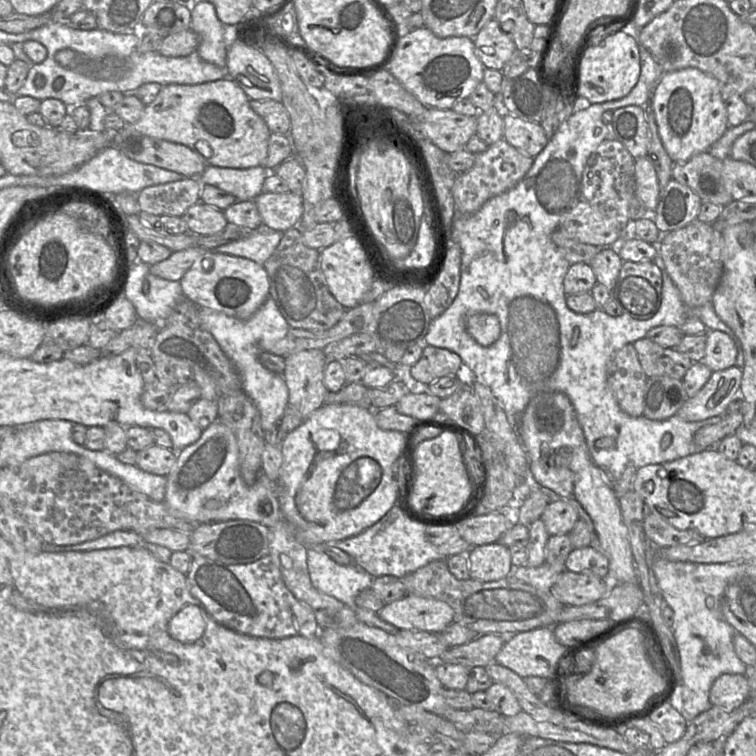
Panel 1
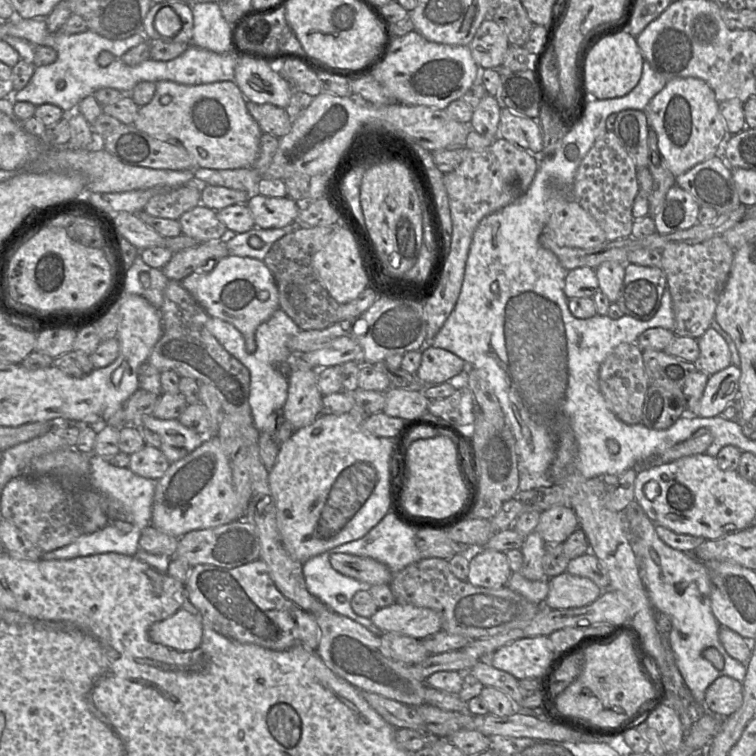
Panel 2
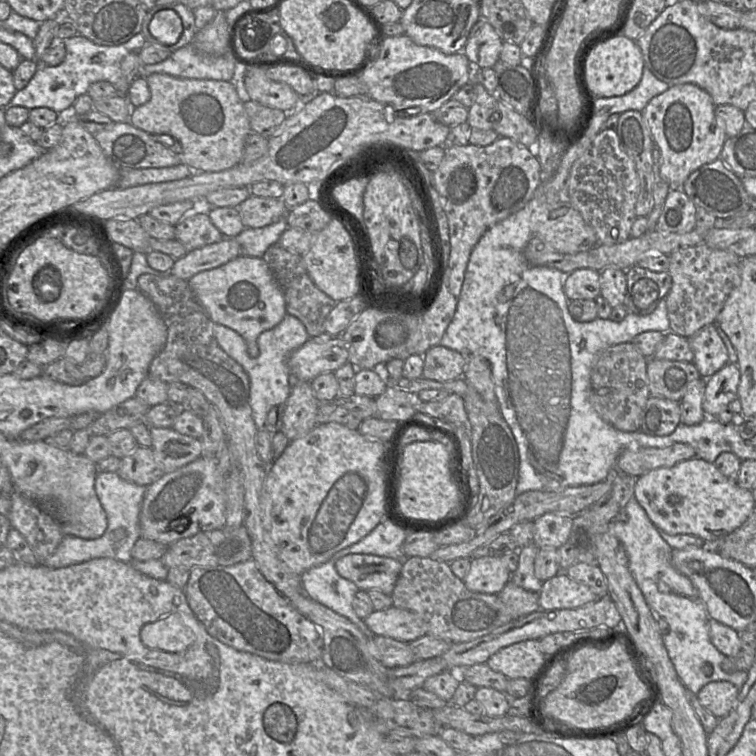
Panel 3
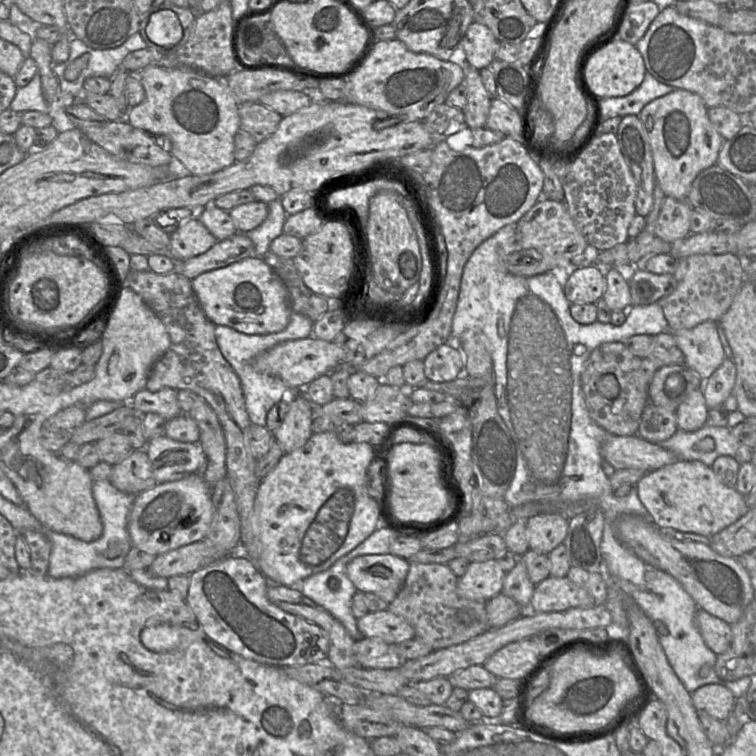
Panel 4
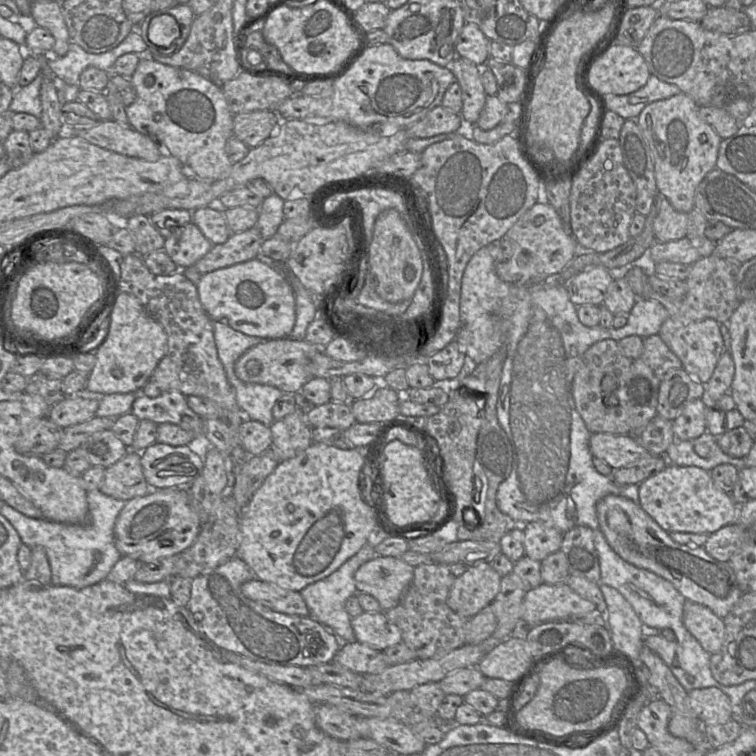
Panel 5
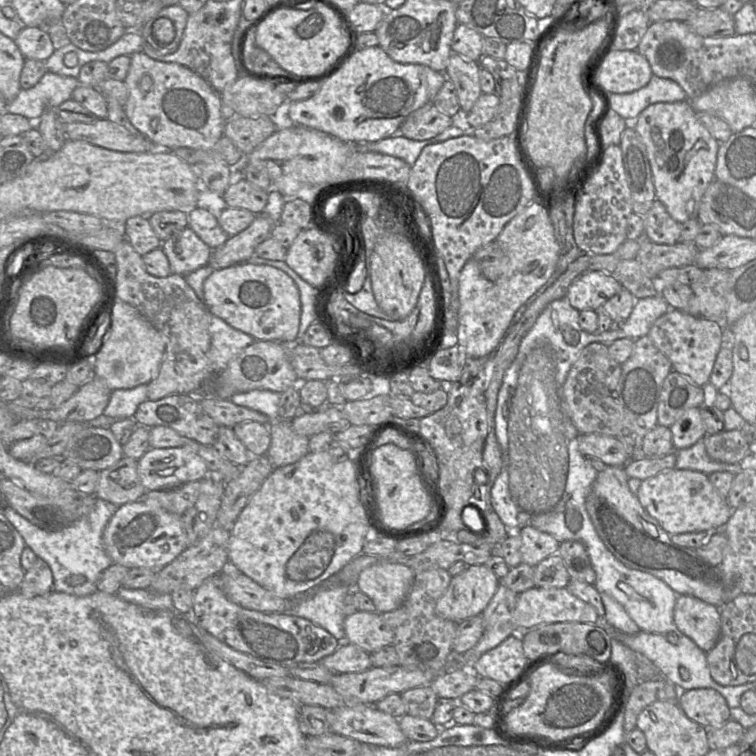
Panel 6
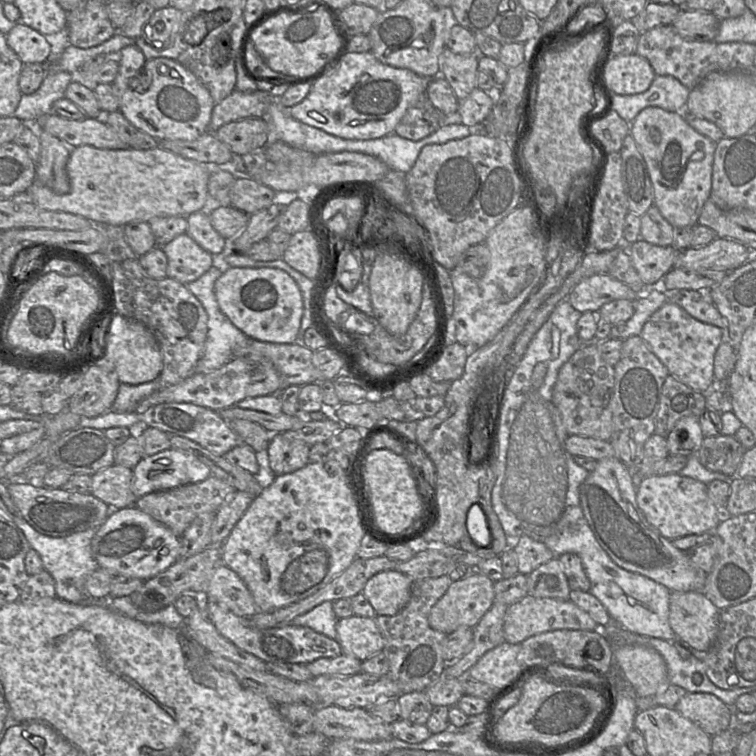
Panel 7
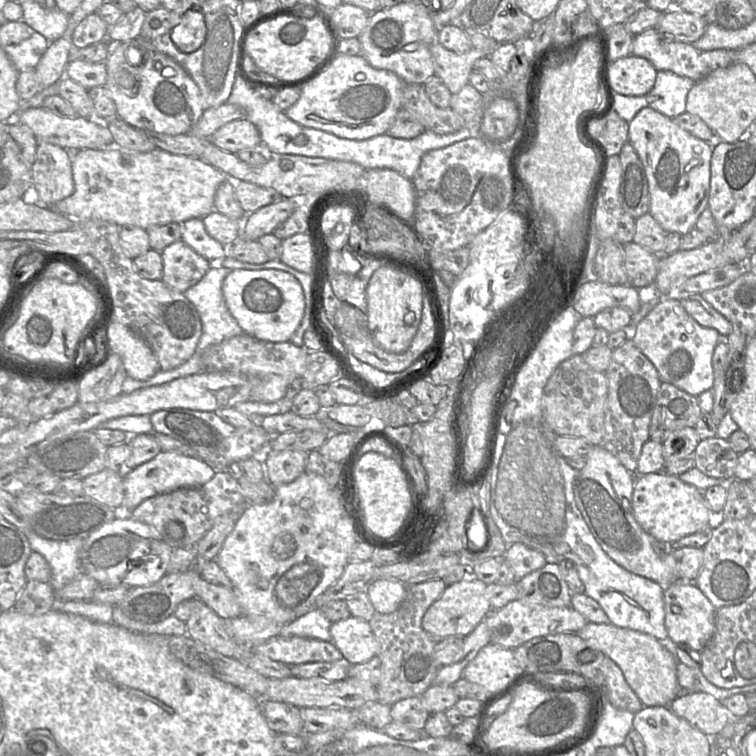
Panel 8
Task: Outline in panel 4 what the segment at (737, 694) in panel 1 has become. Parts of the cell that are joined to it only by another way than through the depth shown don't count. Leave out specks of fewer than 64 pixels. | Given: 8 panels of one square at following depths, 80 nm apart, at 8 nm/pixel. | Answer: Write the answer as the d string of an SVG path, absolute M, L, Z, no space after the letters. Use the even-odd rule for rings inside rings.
M706 684L691 693L692 701L697 710L702 710L710 716L725 721L732 713L736 698L722 684Z

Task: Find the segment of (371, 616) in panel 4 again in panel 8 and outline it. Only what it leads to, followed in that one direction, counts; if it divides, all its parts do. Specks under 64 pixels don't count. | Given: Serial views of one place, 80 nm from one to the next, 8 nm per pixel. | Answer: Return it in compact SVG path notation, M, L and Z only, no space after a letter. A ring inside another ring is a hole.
M350 615L348 618L331 623L332 643L350 664L360 664L378 655L379 644L369 621Z

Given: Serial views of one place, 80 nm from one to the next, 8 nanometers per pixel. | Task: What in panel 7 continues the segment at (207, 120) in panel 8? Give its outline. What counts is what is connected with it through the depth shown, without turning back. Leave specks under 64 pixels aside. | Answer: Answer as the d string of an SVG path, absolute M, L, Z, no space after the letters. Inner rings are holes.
M234 90L215 104L208 132L216 132L222 125L250 117L265 117L271 102L278 101L264 90L241 92Z

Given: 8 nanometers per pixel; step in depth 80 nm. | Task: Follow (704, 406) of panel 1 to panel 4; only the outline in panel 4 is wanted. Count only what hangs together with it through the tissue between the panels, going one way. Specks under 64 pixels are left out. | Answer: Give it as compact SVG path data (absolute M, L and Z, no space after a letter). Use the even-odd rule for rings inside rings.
M726 357L708 380L701 379L700 389L708 409L723 406L724 401L732 395L736 374L736 364L732 359Z

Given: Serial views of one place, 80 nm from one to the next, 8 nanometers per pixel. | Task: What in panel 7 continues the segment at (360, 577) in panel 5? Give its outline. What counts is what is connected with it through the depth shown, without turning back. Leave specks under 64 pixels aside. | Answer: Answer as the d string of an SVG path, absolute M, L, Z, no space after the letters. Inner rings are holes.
M397 570L381 571L367 580L362 593L376 615L391 616L407 604L413 582L409 576Z

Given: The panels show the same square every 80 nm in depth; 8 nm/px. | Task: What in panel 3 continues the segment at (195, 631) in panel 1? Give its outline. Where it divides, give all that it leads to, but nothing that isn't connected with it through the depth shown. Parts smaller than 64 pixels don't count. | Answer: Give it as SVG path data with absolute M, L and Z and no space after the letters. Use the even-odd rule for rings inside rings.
M175 613L146 624L140 632L142 643L152 649L167 652L186 650L194 641L190 627Z

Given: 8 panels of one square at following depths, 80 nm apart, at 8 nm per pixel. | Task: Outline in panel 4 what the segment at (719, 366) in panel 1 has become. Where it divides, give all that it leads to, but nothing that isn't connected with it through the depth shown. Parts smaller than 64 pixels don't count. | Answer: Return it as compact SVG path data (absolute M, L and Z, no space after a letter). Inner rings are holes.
M708 320L691 329L671 331L685 356L685 365L702 380L708 380L726 358L717 323Z

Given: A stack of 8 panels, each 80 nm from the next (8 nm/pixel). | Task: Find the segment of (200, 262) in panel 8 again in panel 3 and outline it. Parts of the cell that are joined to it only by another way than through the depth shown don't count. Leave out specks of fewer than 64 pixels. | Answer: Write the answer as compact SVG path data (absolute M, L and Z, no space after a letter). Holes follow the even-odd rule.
M203 200L202 206L197 212L183 217L175 225L175 239L181 242L187 248L187 253L205 245L219 242L224 238L223 234L214 226L209 218L208 209L210 208L212 207L206 206L205 201Z

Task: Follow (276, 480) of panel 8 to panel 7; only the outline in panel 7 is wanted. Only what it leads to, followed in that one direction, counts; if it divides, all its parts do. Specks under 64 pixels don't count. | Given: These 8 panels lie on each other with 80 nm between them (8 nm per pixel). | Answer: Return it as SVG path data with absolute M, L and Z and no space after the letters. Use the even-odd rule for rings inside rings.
M270 433L269 472L279 476L301 469L309 463L309 449L310 446L301 440L287 439L282 433Z

